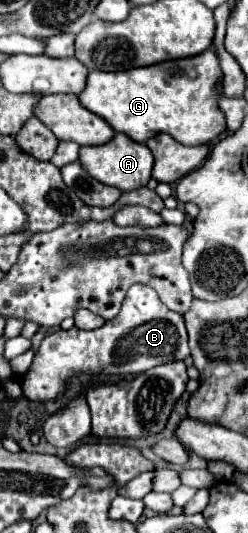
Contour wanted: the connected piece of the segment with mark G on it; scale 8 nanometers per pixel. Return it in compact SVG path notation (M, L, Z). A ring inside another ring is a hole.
M212 50L202 54L166 60L152 66L130 68L122 72L90 72L86 88L78 94L80 104L104 118L114 132L128 134L134 142L166 132L180 144L208 144L226 130L224 114L218 108L216 82L222 76L218 56Z

